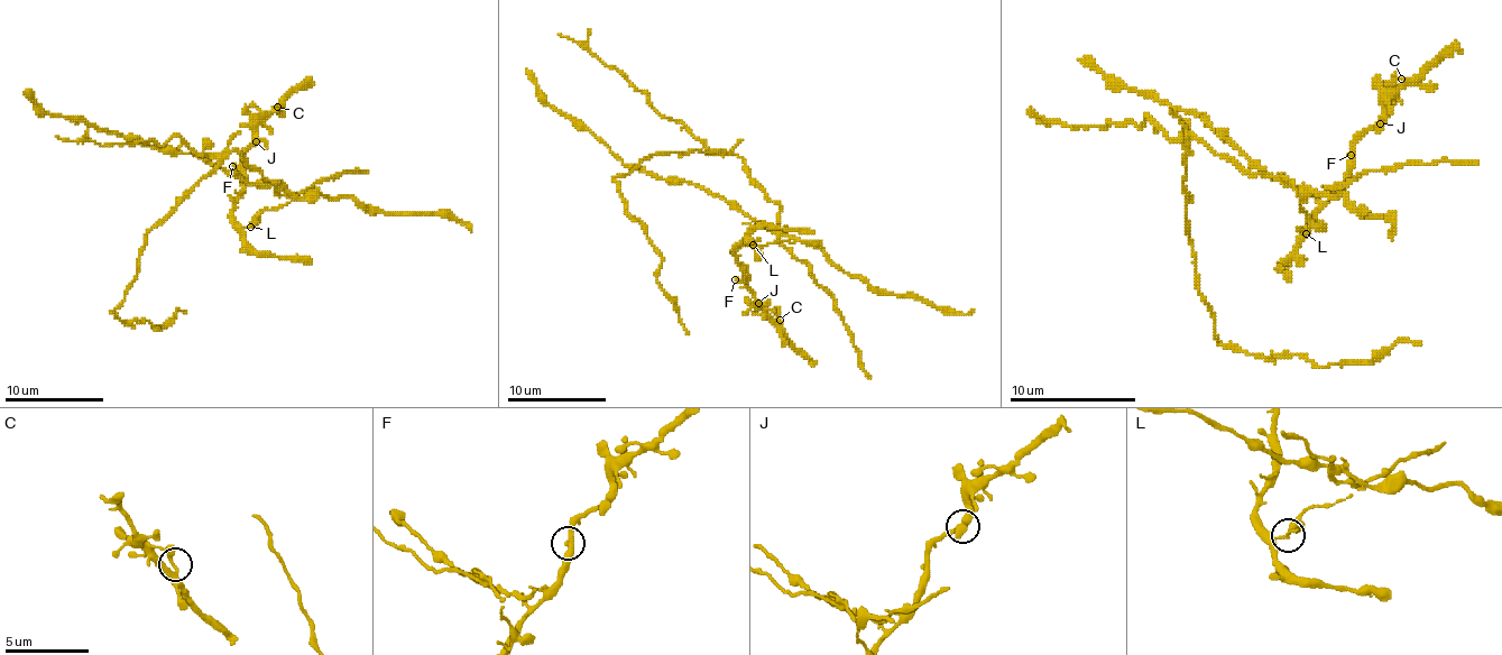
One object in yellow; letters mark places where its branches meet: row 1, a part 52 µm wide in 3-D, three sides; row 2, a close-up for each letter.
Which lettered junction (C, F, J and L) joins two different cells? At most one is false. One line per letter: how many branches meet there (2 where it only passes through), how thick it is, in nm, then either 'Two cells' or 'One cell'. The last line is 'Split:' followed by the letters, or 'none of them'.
C: Branches: 3. Thickness 240 nm. One cell
F: Branches: 2. Thickness 200 nm. One cell
J: Branches: 3. Thickness 340 nm. One cell
L: Branches: 3. Thickness 190 nm. Two cells
Split: L

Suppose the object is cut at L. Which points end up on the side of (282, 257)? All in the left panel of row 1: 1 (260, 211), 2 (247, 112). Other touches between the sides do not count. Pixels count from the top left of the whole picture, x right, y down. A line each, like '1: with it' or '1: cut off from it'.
1: cut off from it
2: with it

